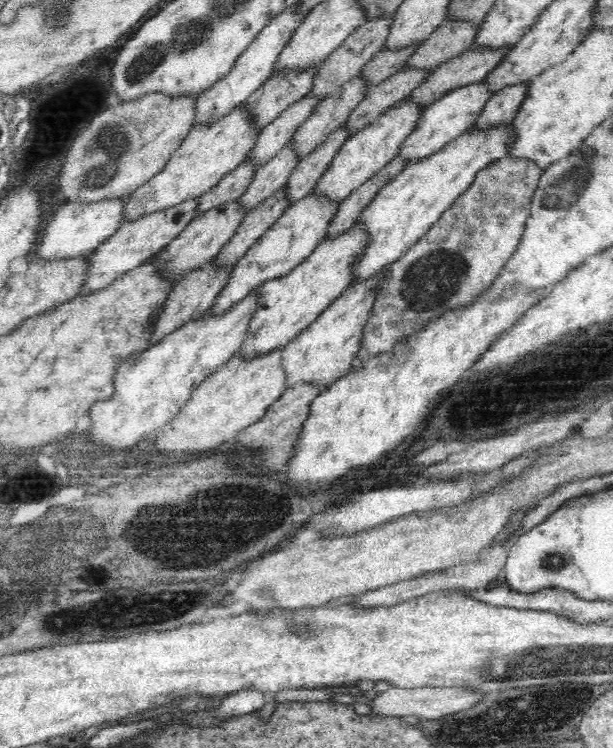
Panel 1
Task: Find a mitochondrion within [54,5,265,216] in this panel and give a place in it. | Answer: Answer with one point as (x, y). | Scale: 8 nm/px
(109, 145)

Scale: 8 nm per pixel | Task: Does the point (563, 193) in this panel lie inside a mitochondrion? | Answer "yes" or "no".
yes

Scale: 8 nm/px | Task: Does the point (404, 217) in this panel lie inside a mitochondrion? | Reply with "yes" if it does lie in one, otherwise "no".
no

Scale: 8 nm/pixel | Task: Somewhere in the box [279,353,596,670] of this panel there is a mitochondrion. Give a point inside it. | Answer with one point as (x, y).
(554, 561)

